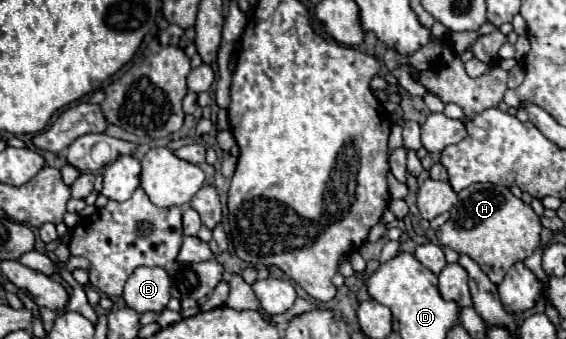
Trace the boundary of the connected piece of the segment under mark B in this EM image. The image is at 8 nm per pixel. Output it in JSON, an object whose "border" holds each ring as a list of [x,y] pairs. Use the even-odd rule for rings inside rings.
{"border":[[[140,266],[136,268],[136,272],[128,278],[126,286],[124,286],[124,302],[128,308],[144,314],[148,310],[152,312],[160,312],[166,308],[168,300],[170,300],[170,278],[166,274],[164,268],[148,268],[148,266]]]}

